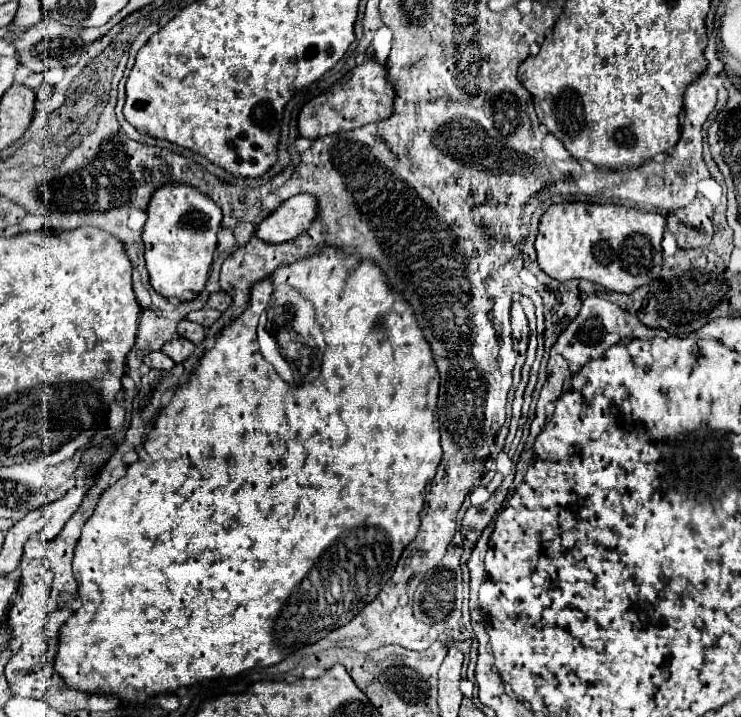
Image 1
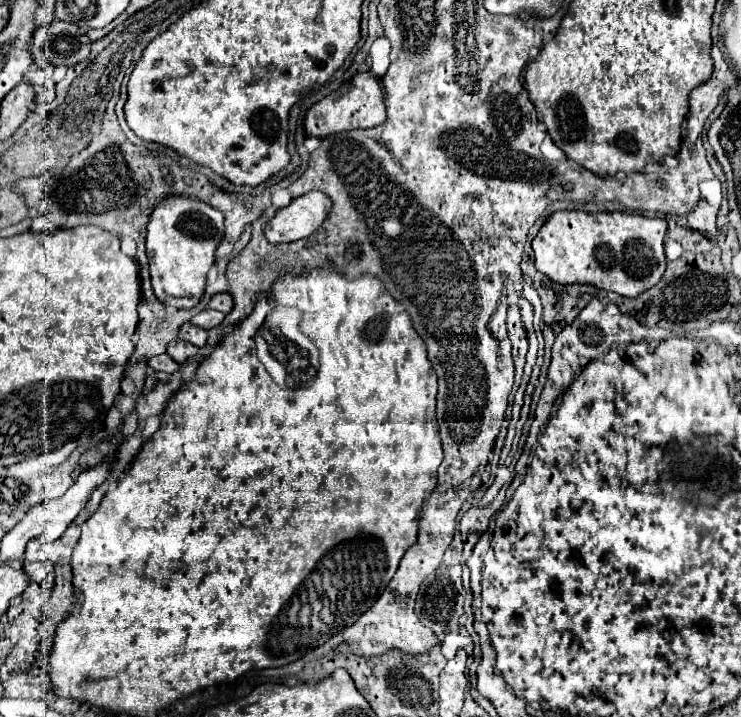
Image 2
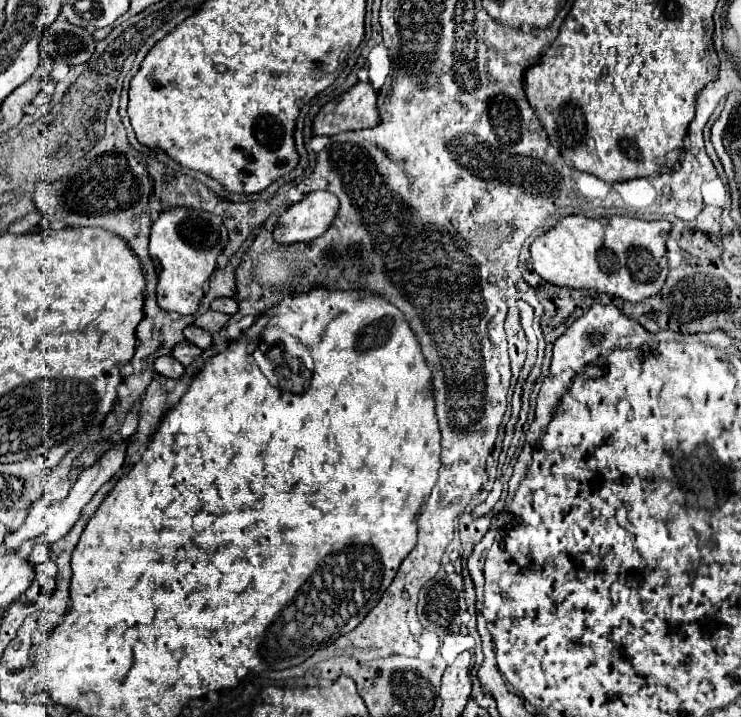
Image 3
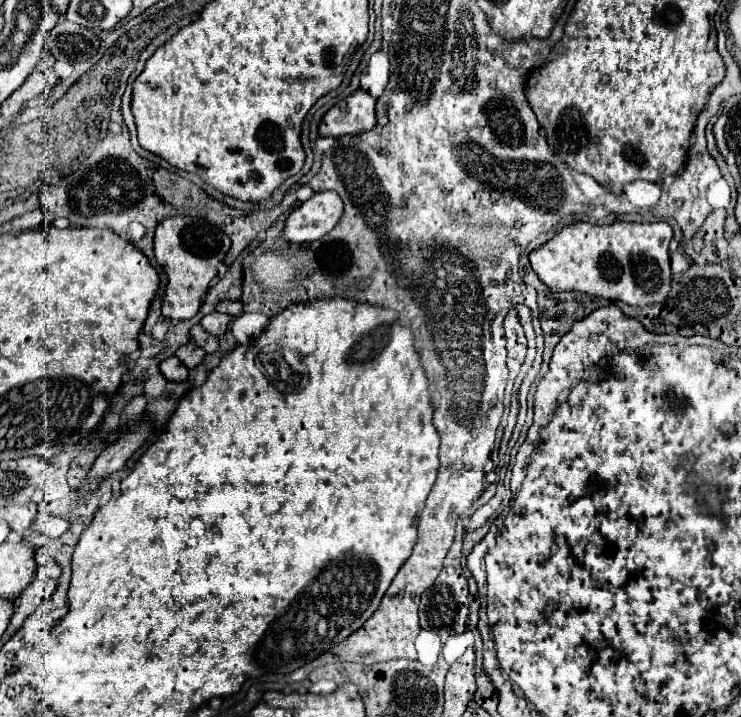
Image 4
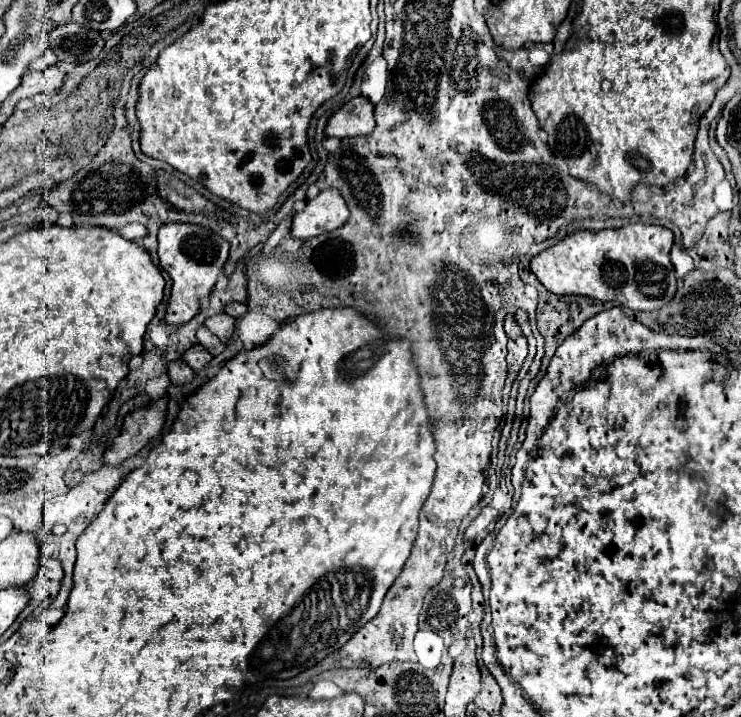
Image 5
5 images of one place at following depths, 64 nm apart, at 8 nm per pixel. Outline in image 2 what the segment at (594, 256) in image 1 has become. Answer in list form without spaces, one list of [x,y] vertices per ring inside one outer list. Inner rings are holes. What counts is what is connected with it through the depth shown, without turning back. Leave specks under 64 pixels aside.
[[[556,210],[542,224],[540,232],[532,242],[532,250],[536,254],[536,268],[558,284],[592,284],[596,288],[632,298],[652,288],[652,284],[656,284],[662,278],[666,270],[666,256],[664,256],[666,230],[668,224],[664,218],[646,218],[642,214],[630,214],[620,210],[592,212],[592,214],[584,210]]]

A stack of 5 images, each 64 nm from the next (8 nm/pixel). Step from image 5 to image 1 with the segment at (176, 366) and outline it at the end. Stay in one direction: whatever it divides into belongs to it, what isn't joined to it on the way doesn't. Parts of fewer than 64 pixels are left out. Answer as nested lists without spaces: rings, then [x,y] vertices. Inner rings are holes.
[[[162,352],[146,354],[146,356],[144,356],[144,364],[146,364],[148,368],[160,368],[160,370],[172,370],[172,368],[174,368],[174,362],[168,360],[168,356],[164,356]]]

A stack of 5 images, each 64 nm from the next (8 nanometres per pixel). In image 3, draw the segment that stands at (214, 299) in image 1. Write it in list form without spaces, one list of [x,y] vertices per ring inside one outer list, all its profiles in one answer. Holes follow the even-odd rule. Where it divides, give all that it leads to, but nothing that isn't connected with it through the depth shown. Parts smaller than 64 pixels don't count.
[[[222,296],[222,298],[216,298],[216,300],[212,300],[212,304],[210,304],[210,308],[212,310],[220,310],[220,312],[224,312],[224,314],[236,314],[236,310],[238,310],[238,304],[236,304],[236,300],[234,298],[228,298],[228,296]]]

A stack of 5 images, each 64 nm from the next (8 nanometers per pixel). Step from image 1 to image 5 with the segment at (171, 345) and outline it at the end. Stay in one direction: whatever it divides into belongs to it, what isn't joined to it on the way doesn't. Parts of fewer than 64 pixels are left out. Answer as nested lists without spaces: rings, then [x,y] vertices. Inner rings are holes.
[[[200,344],[190,346],[186,352],[182,352],[182,360],[192,368],[192,370],[200,370],[202,366],[206,366],[212,360],[212,354],[206,348],[200,348]]]

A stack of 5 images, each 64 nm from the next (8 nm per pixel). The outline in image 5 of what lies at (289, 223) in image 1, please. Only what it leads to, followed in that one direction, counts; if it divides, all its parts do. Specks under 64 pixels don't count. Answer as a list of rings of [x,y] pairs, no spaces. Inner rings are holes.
[[[322,190],[316,198],[308,200],[302,212],[296,212],[290,226],[290,236],[296,240],[308,240],[324,232],[332,232],[344,224],[348,208],[340,192]]]

